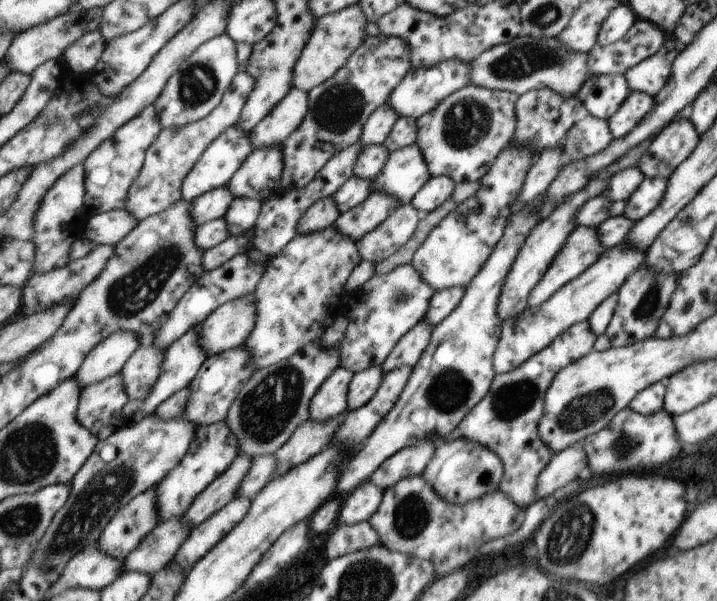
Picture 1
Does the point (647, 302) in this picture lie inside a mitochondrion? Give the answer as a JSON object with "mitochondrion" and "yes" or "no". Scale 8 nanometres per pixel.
{"mitochondrion":"yes"}

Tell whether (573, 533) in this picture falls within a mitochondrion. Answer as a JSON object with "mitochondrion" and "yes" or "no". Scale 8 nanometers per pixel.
{"mitochondrion":"yes"}

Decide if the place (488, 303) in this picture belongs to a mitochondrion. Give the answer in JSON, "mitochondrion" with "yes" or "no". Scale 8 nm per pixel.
{"mitochondrion":"no"}

